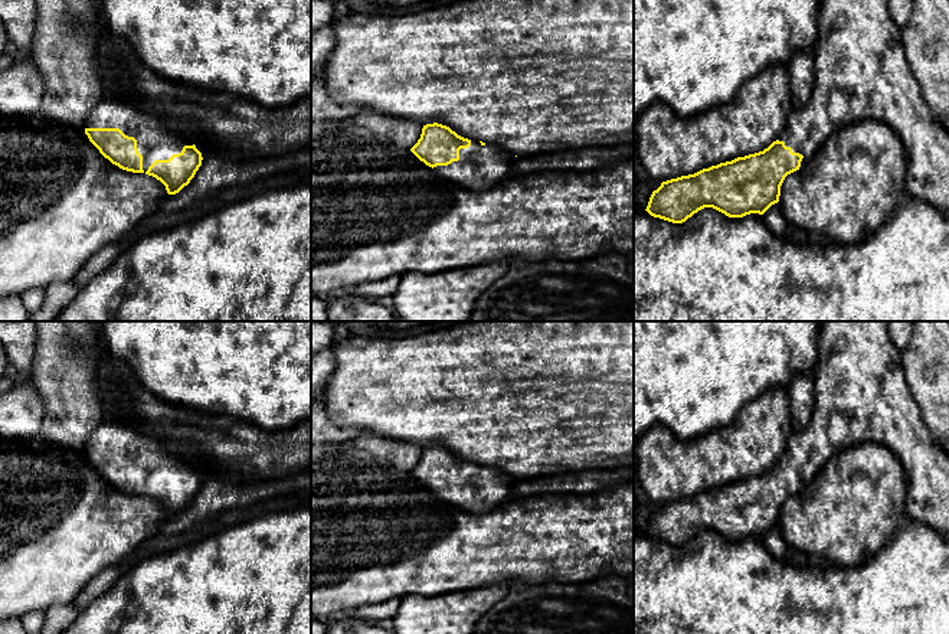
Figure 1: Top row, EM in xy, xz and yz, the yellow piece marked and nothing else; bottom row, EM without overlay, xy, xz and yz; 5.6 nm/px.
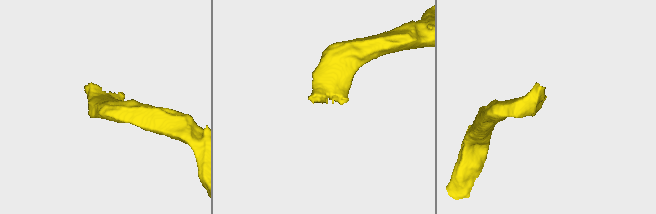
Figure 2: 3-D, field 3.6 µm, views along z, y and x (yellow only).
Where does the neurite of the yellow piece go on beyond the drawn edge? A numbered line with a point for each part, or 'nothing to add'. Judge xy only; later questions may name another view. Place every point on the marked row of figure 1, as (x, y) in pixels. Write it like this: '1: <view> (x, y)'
1: xy (156, 140)

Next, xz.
1: xz (480, 167)

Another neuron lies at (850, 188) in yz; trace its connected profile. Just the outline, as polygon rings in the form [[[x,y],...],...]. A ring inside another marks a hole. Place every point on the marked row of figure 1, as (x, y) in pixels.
[[[867,118],[834,131],[802,169],[788,174],[779,205],[788,225],[853,245],[889,220],[906,195],[906,174],[904,146],[899,135],[886,122]]]

